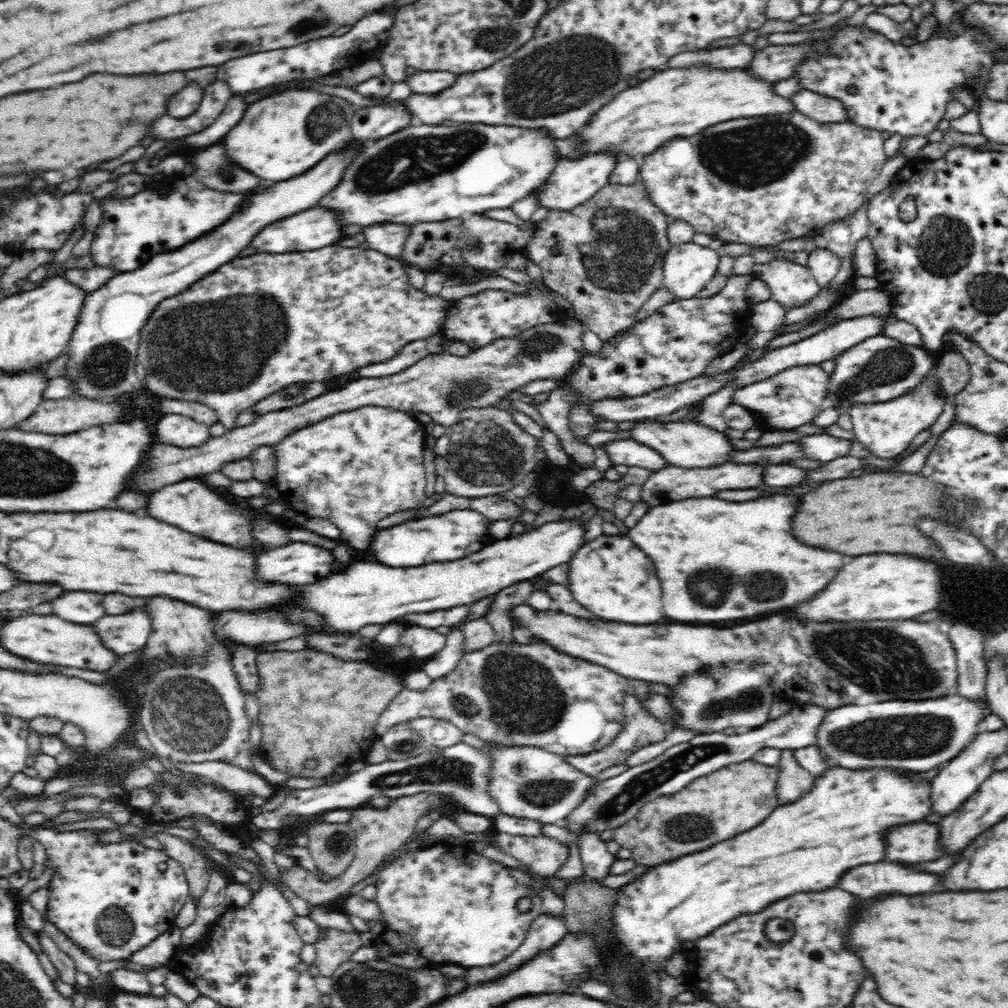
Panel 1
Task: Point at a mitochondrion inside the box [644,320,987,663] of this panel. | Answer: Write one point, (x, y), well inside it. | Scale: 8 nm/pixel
(710, 585)

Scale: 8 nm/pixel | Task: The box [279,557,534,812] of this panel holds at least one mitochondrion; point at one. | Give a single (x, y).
(456, 772)

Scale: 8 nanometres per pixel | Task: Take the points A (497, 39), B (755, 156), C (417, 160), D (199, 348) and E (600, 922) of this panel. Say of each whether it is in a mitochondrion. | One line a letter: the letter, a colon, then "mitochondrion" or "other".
A: mitochondrion
B: mitochondrion
C: mitochondrion
D: mitochondrion
E: mitochondrion

